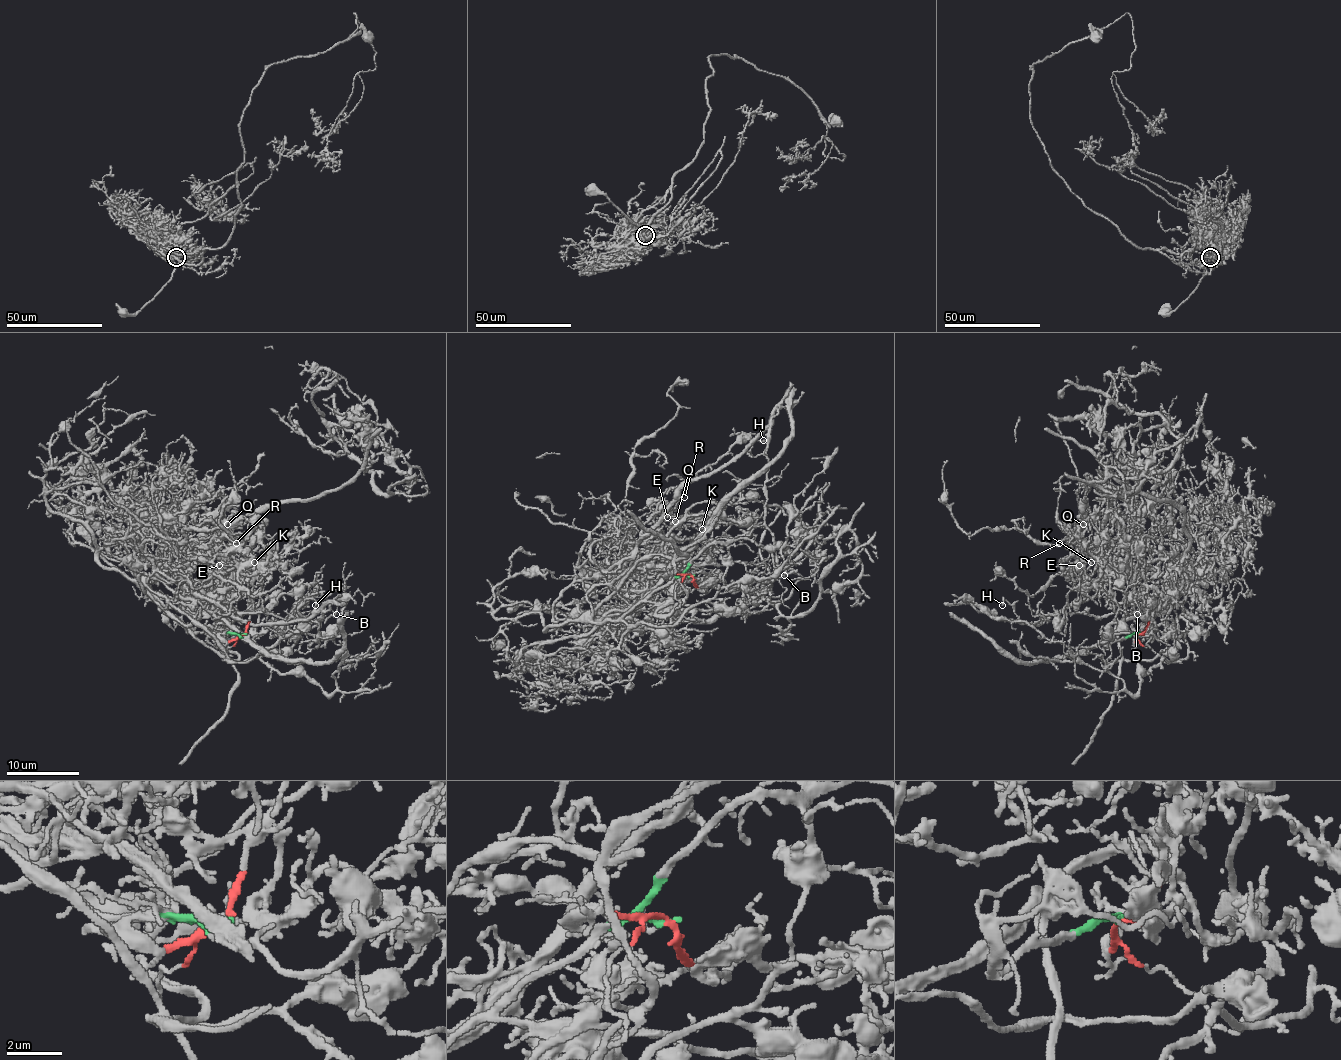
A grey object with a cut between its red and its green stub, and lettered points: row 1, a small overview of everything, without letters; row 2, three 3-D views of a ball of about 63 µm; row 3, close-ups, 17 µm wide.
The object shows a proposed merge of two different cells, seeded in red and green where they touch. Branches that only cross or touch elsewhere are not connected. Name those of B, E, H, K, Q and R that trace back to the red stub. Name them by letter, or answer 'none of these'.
E, K, Q, R

